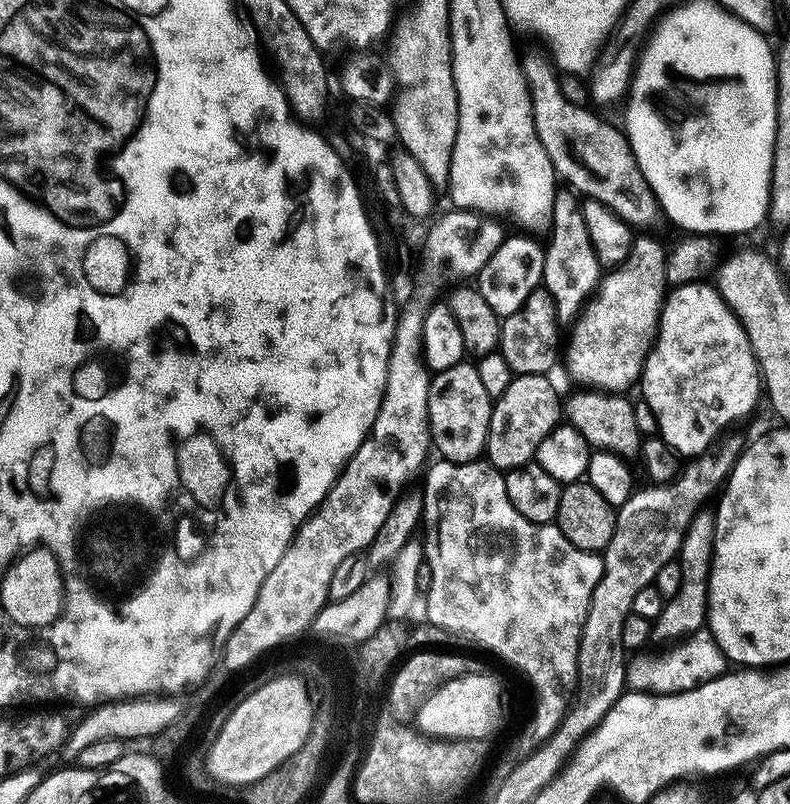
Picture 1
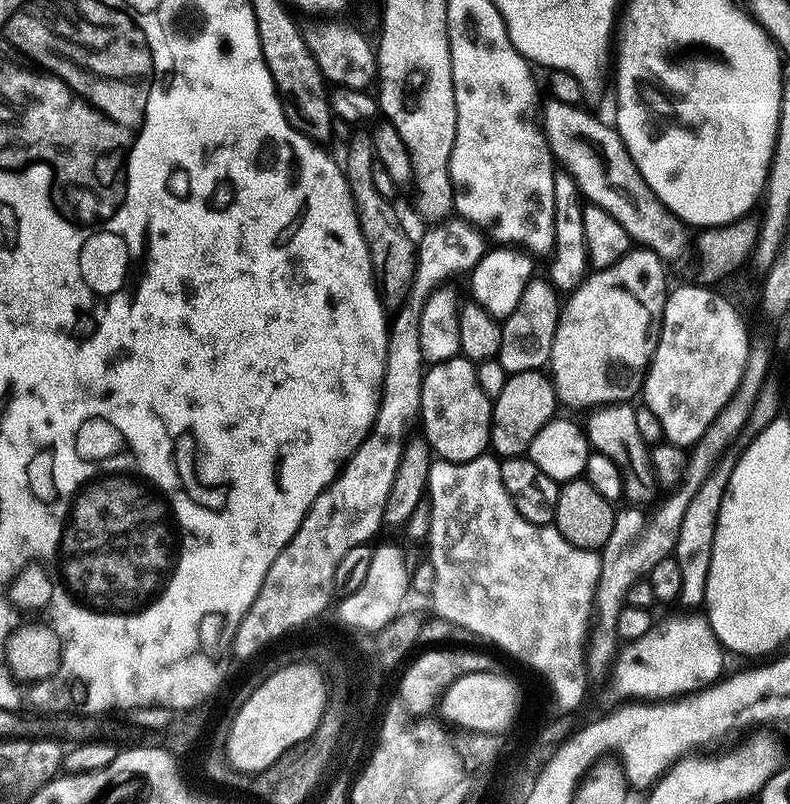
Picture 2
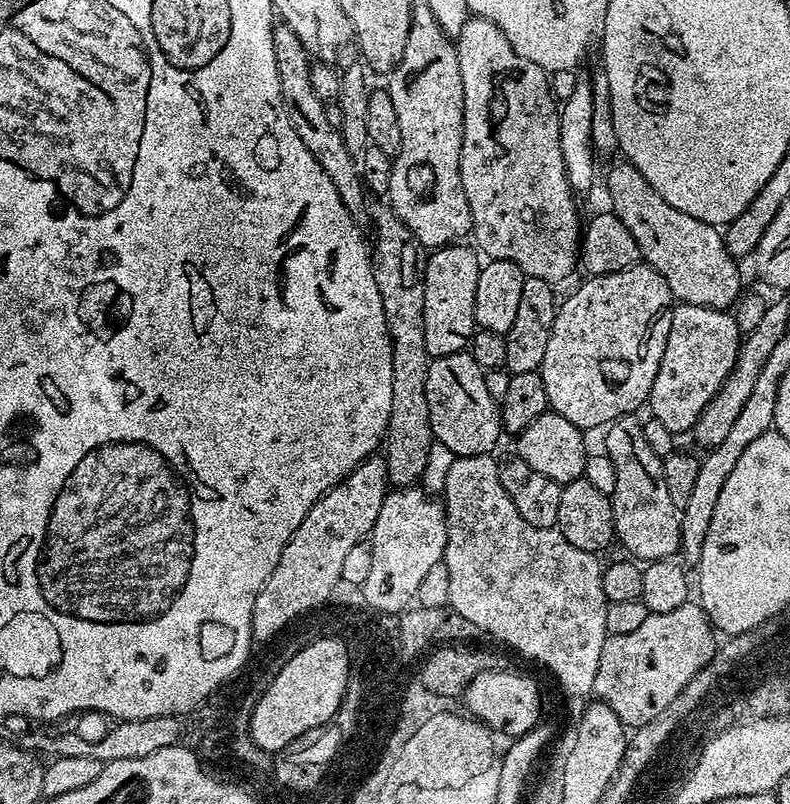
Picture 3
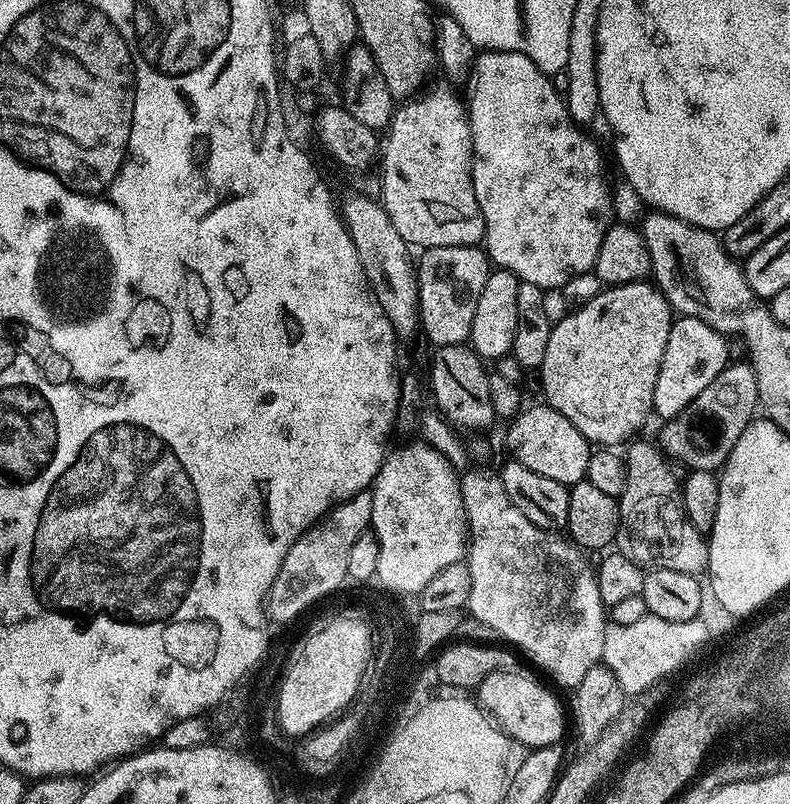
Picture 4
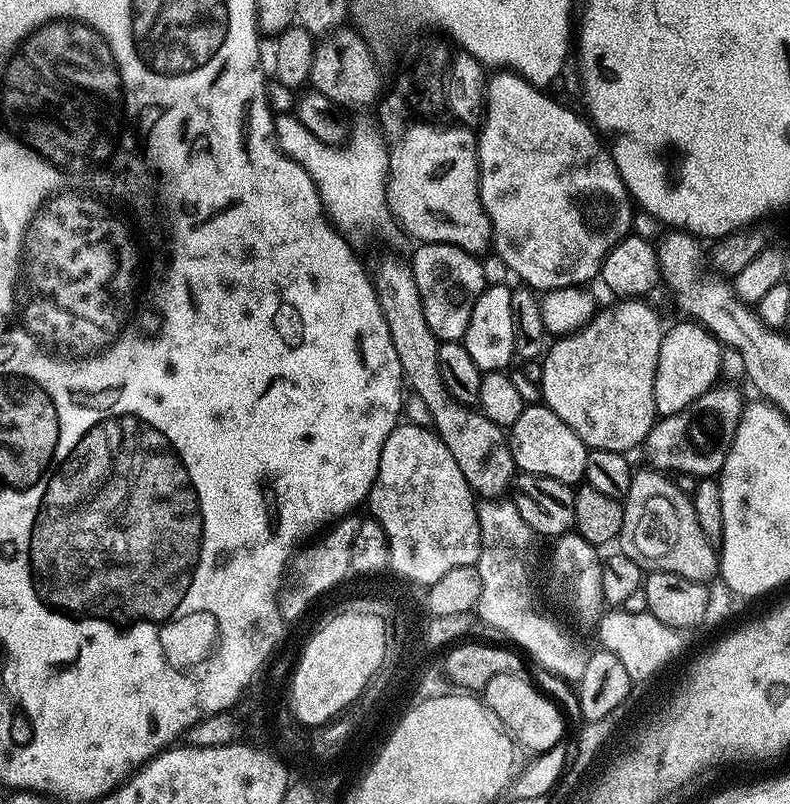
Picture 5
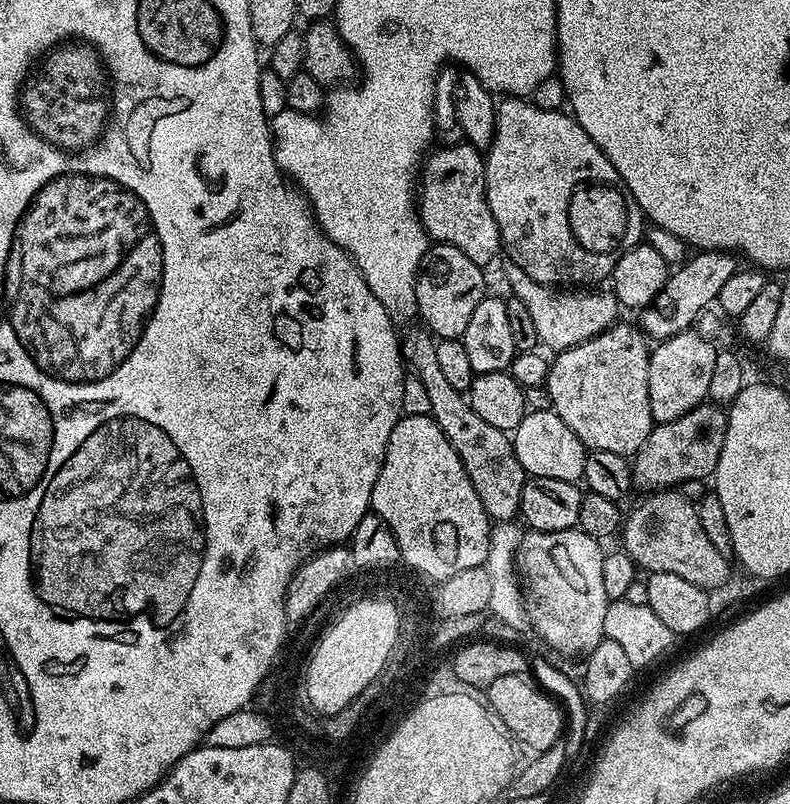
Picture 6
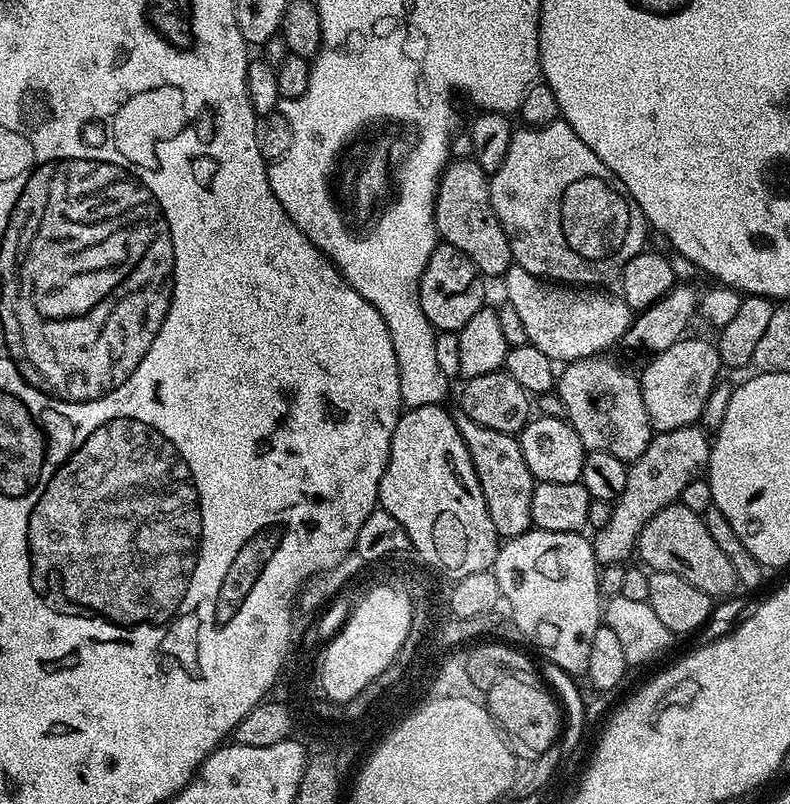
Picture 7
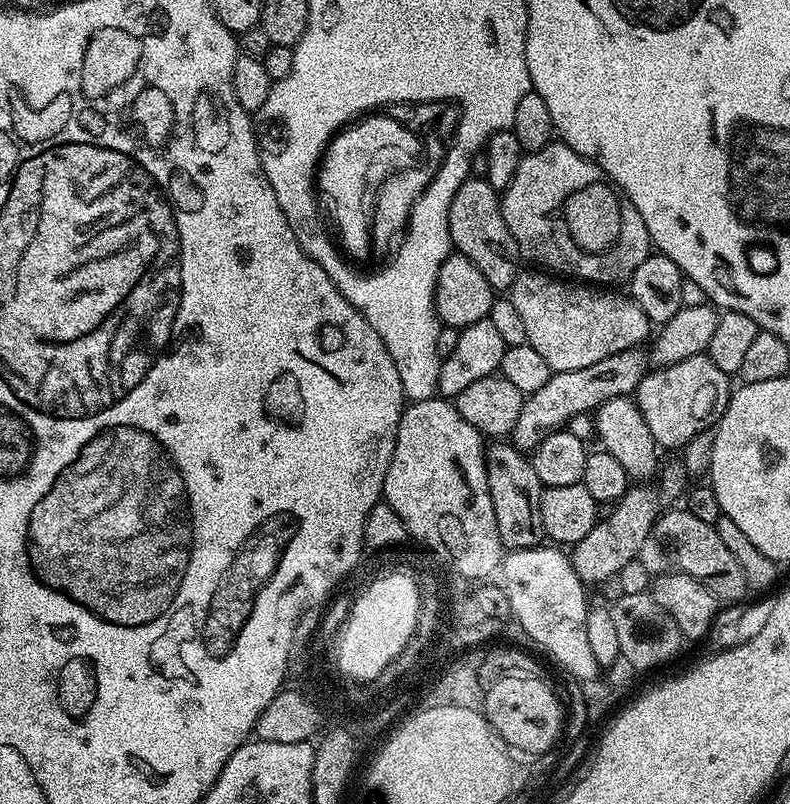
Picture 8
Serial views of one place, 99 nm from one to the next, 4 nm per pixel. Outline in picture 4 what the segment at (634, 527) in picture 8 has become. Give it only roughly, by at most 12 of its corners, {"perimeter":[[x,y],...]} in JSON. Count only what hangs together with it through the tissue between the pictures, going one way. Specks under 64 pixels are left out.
{"perimeter":[[729,363],[659,447],[685,469],[719,470],[757,415],[756,372]]}

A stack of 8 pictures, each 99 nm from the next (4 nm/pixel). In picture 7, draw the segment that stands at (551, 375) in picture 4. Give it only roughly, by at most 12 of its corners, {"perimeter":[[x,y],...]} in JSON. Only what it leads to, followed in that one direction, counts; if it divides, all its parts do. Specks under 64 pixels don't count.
{"perimeter":[[607,355],[558,376],[585,449],[640,459],[654,429],[637,373]]}

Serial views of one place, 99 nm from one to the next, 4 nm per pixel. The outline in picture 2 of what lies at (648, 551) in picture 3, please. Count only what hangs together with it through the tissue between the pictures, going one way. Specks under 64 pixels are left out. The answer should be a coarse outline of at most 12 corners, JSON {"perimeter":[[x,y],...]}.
{"perimeter":[[628,402],[595,409],[589,445],[618,466],[623,499],[651,505],[650,446]]}

